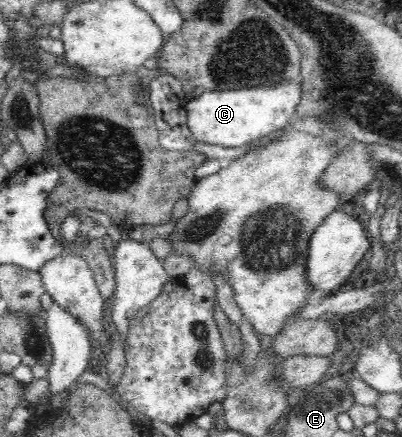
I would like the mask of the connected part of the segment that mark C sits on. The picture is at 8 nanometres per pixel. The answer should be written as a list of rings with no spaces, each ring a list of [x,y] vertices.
[[[301,81],[282,82],[282,86],[256,86],[240,90],[204,91],[197,98],[184,101],[187,125],[196,138],[204,144],[224,148],[246,146],[277,130],[284,130],[292,118],[302,96]]]

